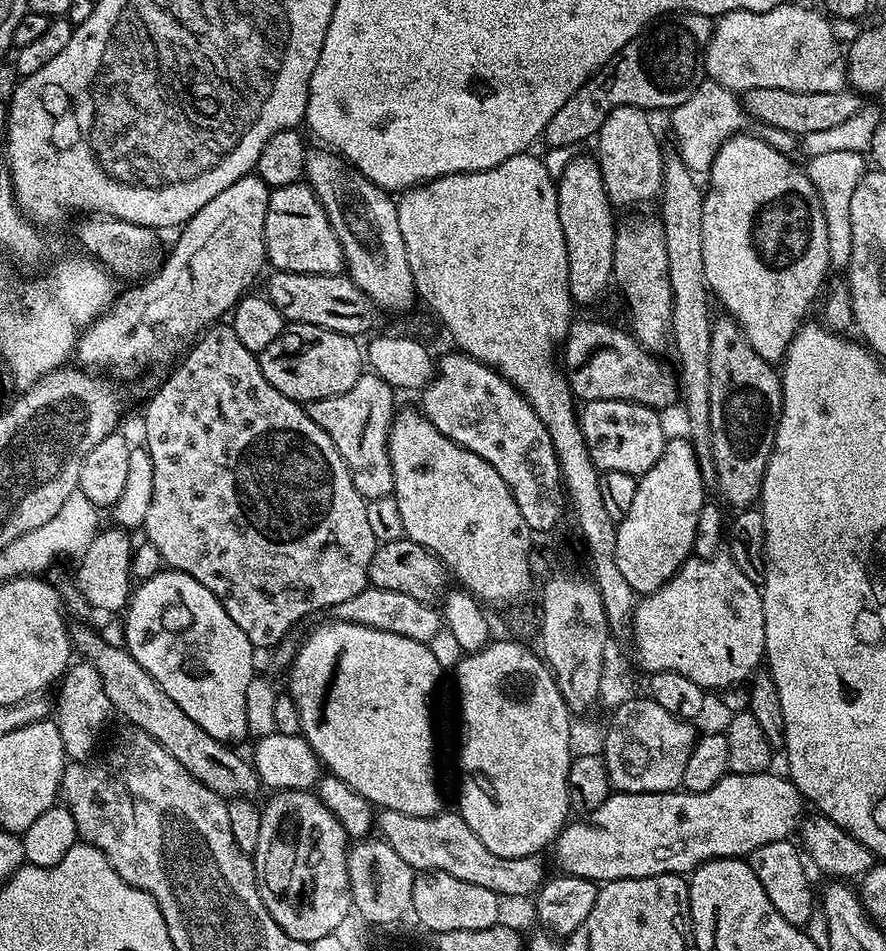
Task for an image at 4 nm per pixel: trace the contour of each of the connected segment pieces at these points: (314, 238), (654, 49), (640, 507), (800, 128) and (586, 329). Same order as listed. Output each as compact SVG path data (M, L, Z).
M307 183L269 191L264 241L268 251L267 263L281 272L335 276L345 271L342 246L326 218L326 210Z
M674 12L653 20L634 39L626 42L605 68L591 78L546 122L543 143L548 148L573 149L583 140L591 141L599 133L602 122L618 106L634 106L645 110L671 110L686 102L706 78L704 51L712 37L713 17L697 12Z
M669 439L662 458L636 481L630 514L616 525L616 561L626 582L638 594L661 588L693 555L692 543L698 526L698 514L704 509L706 485L692 441Z
M759 88L743 93L742 103L747 115L753 121L761 120L764 128L778 127L803 138L806 134L814 134L818 130L831 130L833 126L839 126L841 122L854 118L854 114L858 114L861 108L865 107L866 100L855 90L795 92L794 90Z
M577 319L568 327L562 345L562 371L577 401L629 400L647 408L665 410L678 400L678 376L660 361L659 355L643 348L631 331L603 324L600 320Z

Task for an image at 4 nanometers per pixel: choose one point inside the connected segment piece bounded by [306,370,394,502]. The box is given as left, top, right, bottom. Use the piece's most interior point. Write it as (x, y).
(358, 420)

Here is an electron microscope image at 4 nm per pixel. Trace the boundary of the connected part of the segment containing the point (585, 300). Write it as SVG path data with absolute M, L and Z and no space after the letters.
M573 155L569 164L556 180L558 198L558 222L562 222L562 238L566 238L566 258L570 270L570 294L577 305L592 304L613 283L612 263L614 262L614 238L617 221L612 220L614 205L608 200L606 186L602 182L599 159Z

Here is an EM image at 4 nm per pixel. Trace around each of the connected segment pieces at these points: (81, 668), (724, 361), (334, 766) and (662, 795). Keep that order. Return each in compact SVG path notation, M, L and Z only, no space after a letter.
M77 661L61 677L58 689L58 714L56 721L59 733L62 734L62 742L65 755L75 761L87 759L94 751L94 746L100 738L100 734L113 717L110 698L106 695L102 684L101 675L93 664L88 661Z
M720 314L712 320L712 337L710 338L710 434L712 435L712 457L714 458L714 466L716 467L716 481L718 488L721 488L726 499L733 504L733 509L743 510L749 506L755 505L760 499L760 491L762 490L762 482L764 475L768 469L768 459L772 453L774 446L774 438L776 437L776 427L780 421L782 414L782 386L780 385L780 372L773 365L764 361L761 356L754 351L754 346L750 346L750 342L746 342L746 334L740 329L739 324L727 314Z
M333 619L332 624L320 624L308 637L304 640L304 645L301 643L296 649L296 655L292 657L288 672L288 688L286 688L287 695L291 696L292 701L298 706L300 718L300 730L308 745L314 750L314 754L320 759L321 765L336 779L343 782L346 786L350 786L354 791L362 794L364 798L370 801L377 809L380 810L398 810L402 814L414 814L415 816L435 816L437 812L441 811L442 804L440 804L440 788L436 785L436 744L432 741L432 691L436 688L436 679L440 676L440 664L436 661L436 656L431 652L431 647L422 642L414 642L414 638L402 638L402 634L390 634L386 630L374 630L370 626L358 626L351 624L345 620Z
M772 770L758 774L729 772L705 792L613 791L606 802L598 806L598 810L565 824L554 841L556 864L560 867L557 869L566 876L581 876L587 880L607 882L661 876L667 872L688 874L707 860L747 858L754 850L758 850L758 846L766 846L766 842L789 839L799 829L805 815L806 801L800 791L787 775L775 776L774 773Z

